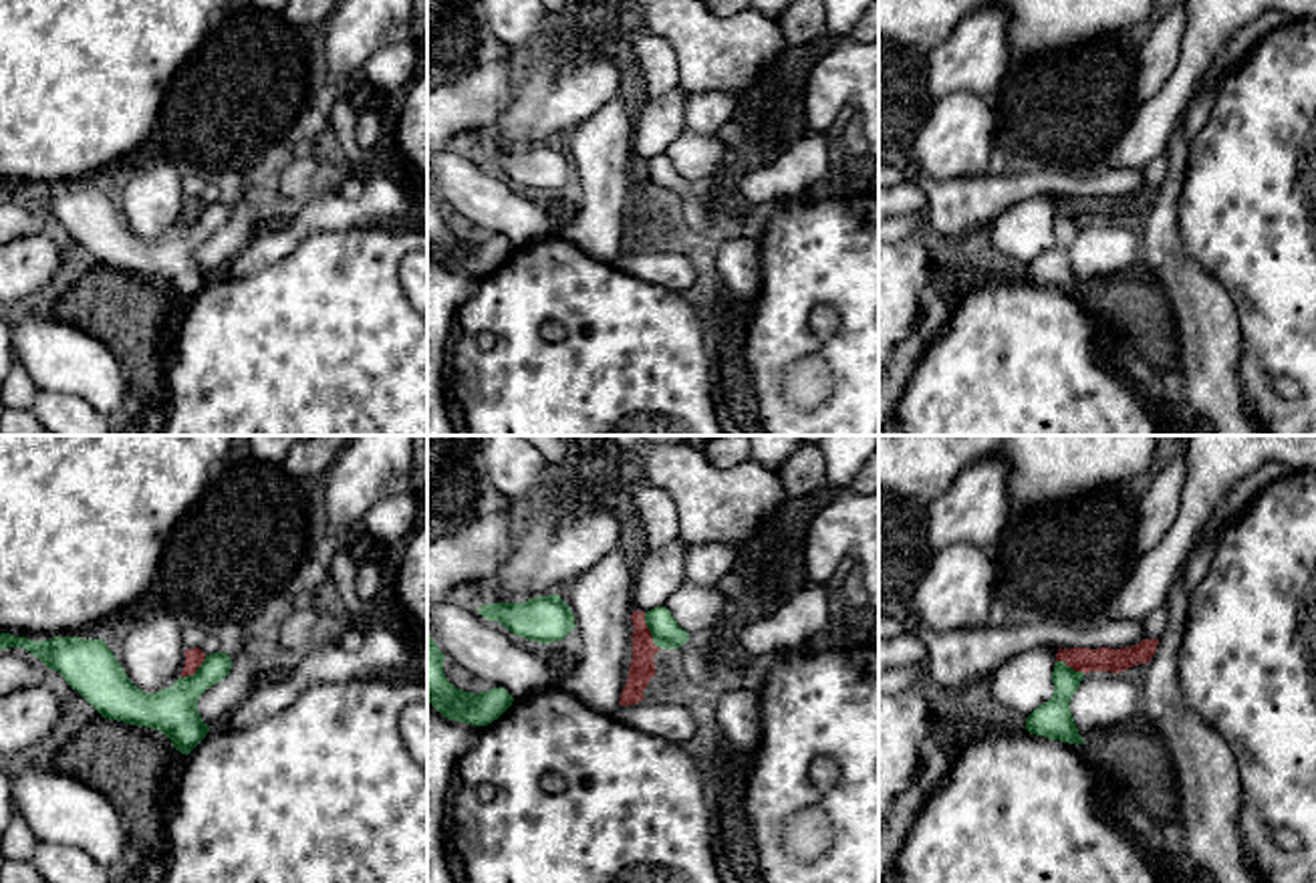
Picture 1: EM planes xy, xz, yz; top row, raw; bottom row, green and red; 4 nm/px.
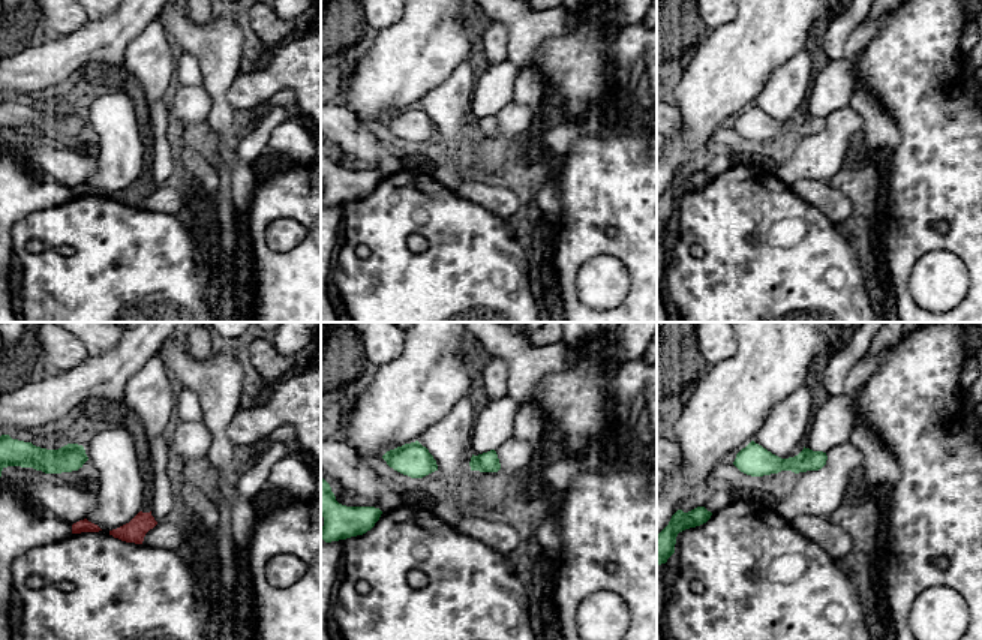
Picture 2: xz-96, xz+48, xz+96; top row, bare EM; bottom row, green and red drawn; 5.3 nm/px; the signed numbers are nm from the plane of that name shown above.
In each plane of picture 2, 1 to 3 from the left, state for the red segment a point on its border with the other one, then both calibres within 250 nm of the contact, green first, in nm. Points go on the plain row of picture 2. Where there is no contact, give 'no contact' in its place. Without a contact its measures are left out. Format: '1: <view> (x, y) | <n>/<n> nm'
1: no contact
2: no contact
3: no contact

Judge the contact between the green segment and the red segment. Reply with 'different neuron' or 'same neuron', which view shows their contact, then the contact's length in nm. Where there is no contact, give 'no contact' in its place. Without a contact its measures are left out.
different neuron | xz | 160 nm

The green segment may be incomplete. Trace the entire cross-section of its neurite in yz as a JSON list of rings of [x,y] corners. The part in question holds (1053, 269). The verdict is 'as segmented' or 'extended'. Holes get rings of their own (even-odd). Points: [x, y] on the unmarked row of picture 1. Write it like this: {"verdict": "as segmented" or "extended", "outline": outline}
{"verdict": "as segmented", "outline": [[[1056,210],[1052,220],[1054,242],[1026,266],[1026,278],[1050,288],[1084,292],[1070,260],[1070,248],[1082,226],[1082,220],[1074,220],[1064,210]]]}

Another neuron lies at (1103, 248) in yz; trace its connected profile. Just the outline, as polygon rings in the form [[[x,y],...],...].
[[[1088,220],[1070,248],[1070,260],[1082,288],[1094,288],[1114,274],[1139,270],[1139,236],[1112,220]]]

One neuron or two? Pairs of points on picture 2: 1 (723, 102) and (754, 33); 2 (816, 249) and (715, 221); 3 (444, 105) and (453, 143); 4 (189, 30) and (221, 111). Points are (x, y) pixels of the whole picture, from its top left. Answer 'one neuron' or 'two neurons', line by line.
1: one neuron
2: one neuron
3: one neuron
4: one neuron

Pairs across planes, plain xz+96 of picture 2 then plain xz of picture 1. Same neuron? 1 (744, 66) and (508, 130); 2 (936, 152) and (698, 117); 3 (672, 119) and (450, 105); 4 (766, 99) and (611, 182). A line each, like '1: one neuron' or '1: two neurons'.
1: one neuron
2: two neurons
3: two neurons
4: one neuron

